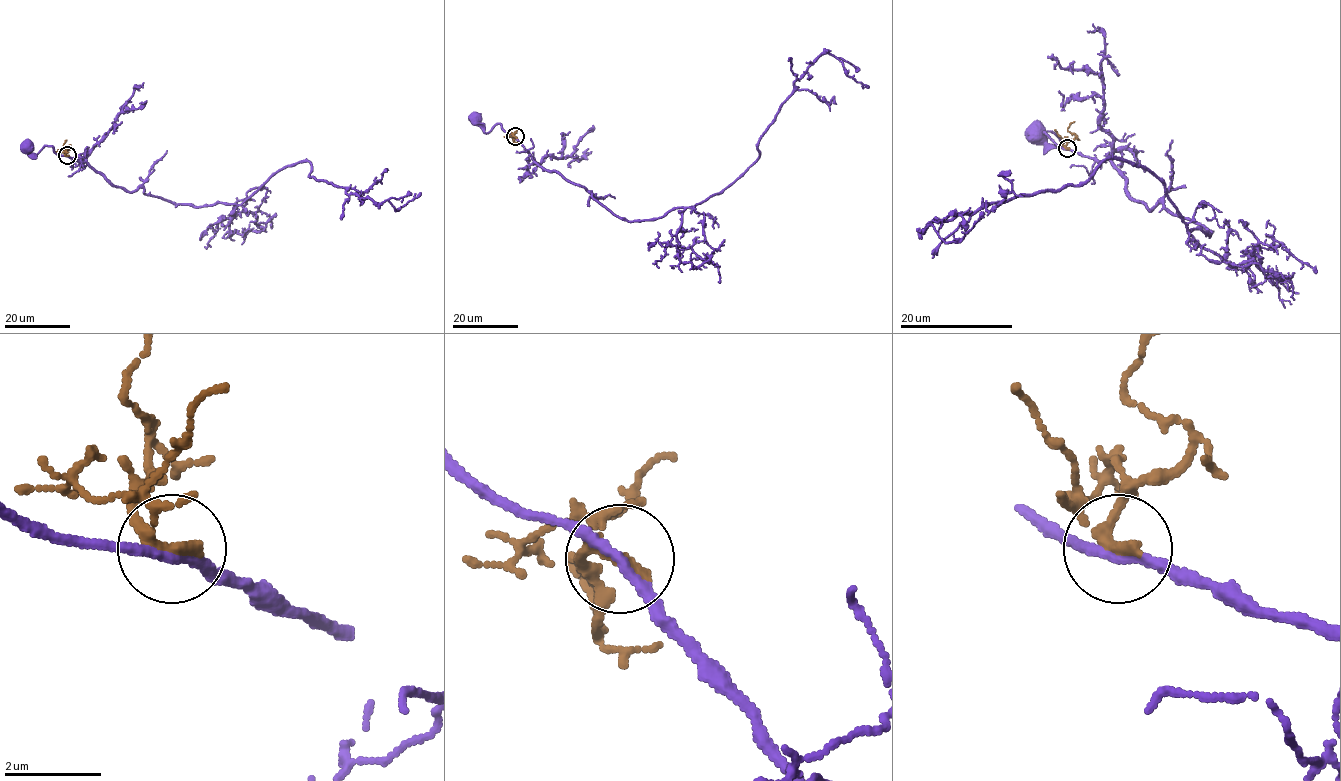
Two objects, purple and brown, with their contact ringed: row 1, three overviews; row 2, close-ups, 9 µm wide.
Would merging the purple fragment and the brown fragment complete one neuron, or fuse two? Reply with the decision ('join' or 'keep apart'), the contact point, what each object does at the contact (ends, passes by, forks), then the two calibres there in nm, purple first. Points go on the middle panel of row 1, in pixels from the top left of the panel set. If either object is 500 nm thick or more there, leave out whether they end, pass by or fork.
keep apart; place (515, 136); purple passes by; brown passes by; calibres 200 and 240 nm

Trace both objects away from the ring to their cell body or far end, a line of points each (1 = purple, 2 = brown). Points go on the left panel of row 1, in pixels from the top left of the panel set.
1: (66, 156), (58, 155), (52, 146), (45, 145), (36, 154), (27, 147)
2: (66, 155), (66, 140)

